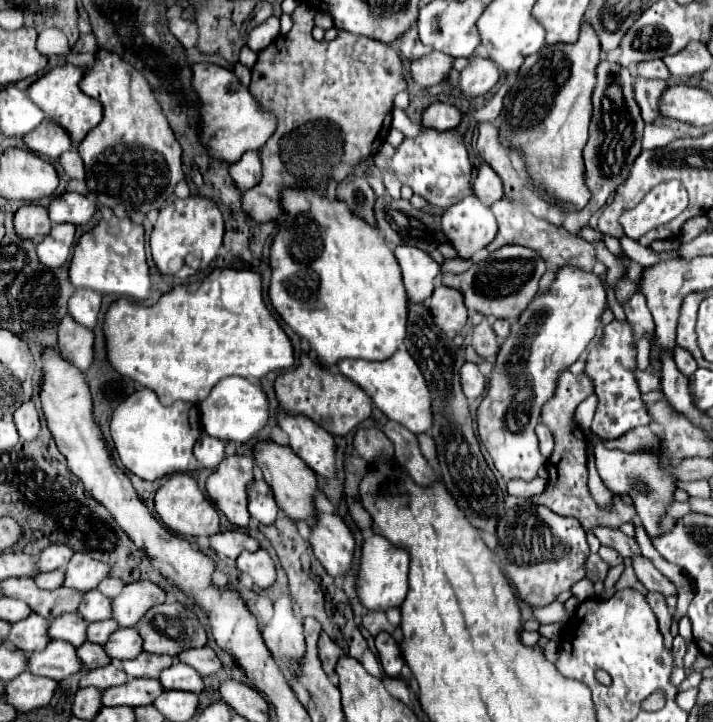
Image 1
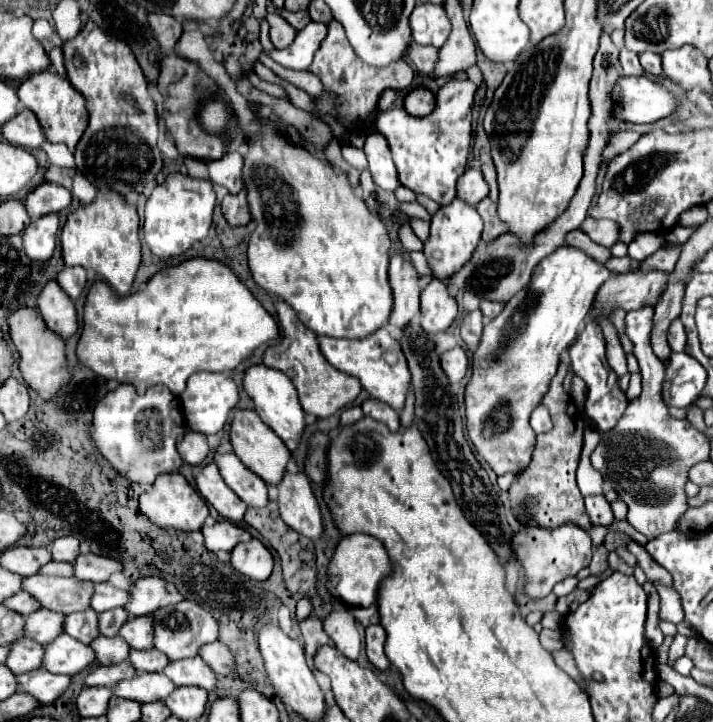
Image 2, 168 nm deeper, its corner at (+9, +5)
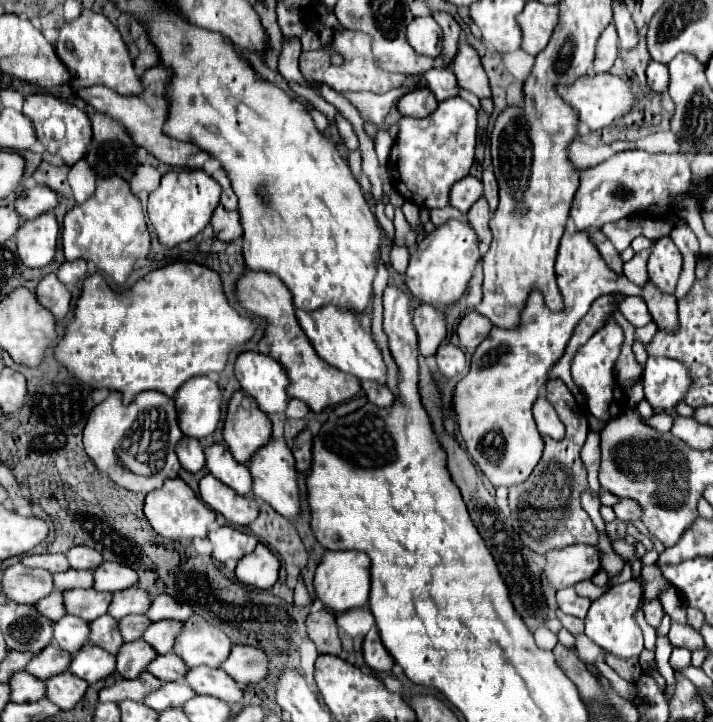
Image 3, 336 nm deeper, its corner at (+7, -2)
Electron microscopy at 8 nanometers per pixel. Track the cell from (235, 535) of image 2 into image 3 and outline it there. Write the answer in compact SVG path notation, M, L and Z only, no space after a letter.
M221 526L221 528L211 528L207 536L213 544L213 558L219 562L227 560L239 560L241 556L249 554L255 550L259 540L255 536L249 536L237 528L231 526Z

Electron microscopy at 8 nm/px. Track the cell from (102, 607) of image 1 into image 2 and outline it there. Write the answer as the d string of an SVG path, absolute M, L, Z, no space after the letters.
M99 583L95 587L93 593L93 601L91 601L91 609L95 609L97 613L109 611L113 607L123 607L129 601L129 591L125 589L117 589L111 583Z

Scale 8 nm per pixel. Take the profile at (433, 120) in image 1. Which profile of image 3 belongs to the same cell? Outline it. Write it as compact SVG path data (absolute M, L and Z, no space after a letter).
M429 88L413 90L397 102L397 110L401 112L401 116L413 116L413 118L427 118L431 112L435 112L435 108L437 100Z

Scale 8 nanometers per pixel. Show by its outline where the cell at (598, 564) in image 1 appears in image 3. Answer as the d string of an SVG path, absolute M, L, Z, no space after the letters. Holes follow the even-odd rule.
M614 520L610 523L606 523L606 533L609 537L613 539L620 539L626 537L626 524L624 522L619 522ZM618 526L618 527L617 527Z

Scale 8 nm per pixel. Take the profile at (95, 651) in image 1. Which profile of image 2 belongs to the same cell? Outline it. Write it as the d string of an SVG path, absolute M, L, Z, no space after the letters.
M97 637L97 641L91 643L91 647L97 653L97 661L101 665L117 665L121 661L127 661L131 647L121 637Z

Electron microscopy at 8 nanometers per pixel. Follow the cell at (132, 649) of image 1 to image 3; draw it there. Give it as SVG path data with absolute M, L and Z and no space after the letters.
M159 620L151 622L147 632L143 632L143 640L157 652L157 654L167 654L173 648L175 634L181 630L181 624L175 620Z

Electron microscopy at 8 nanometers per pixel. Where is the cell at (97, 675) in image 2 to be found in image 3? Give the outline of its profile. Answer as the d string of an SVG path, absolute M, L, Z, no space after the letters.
M147 670L141 672L135 680L121 680L121 682L115 682L111 686L105 686L101 688L99 692L99 700L101 702L123 702L123 700L135 700L135 702L143 702L143 698L151 692L151 690L157 690L161 686L161 682L149 674Z

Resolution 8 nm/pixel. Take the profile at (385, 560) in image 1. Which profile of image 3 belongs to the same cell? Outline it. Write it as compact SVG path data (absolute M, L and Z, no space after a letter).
M325 550L317 570L315 570L315 592L325 608L345 612L351 608L361 608L369 602L371 590L371 560L359 550Z

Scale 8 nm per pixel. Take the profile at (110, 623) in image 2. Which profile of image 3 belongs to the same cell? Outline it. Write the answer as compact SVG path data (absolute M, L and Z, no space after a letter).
M125 616L119 620L119 632L123 636L123 642L133 642L139 640L143 630L151 624L149 618L145 616Z

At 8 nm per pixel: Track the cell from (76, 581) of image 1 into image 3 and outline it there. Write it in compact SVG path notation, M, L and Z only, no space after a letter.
M103 562L99 568L93 570L93 578L95 578L93 588L107 592L125 590L137 584L137 572L117 562Z

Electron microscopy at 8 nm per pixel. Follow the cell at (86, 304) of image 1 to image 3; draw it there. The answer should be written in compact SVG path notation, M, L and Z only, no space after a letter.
M75 260L75 262L65 262L59 272L57 278L65 284L65 286L75 286L81 278L87 276L87 264L83 260Z

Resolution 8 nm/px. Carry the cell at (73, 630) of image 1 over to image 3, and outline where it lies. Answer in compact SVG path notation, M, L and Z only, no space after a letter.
M105 614L105 616L99 616L97 620L89 622L89 642L95 646L101 646L109 654L115 654L119 650L119 646L123 644L115 618Z

